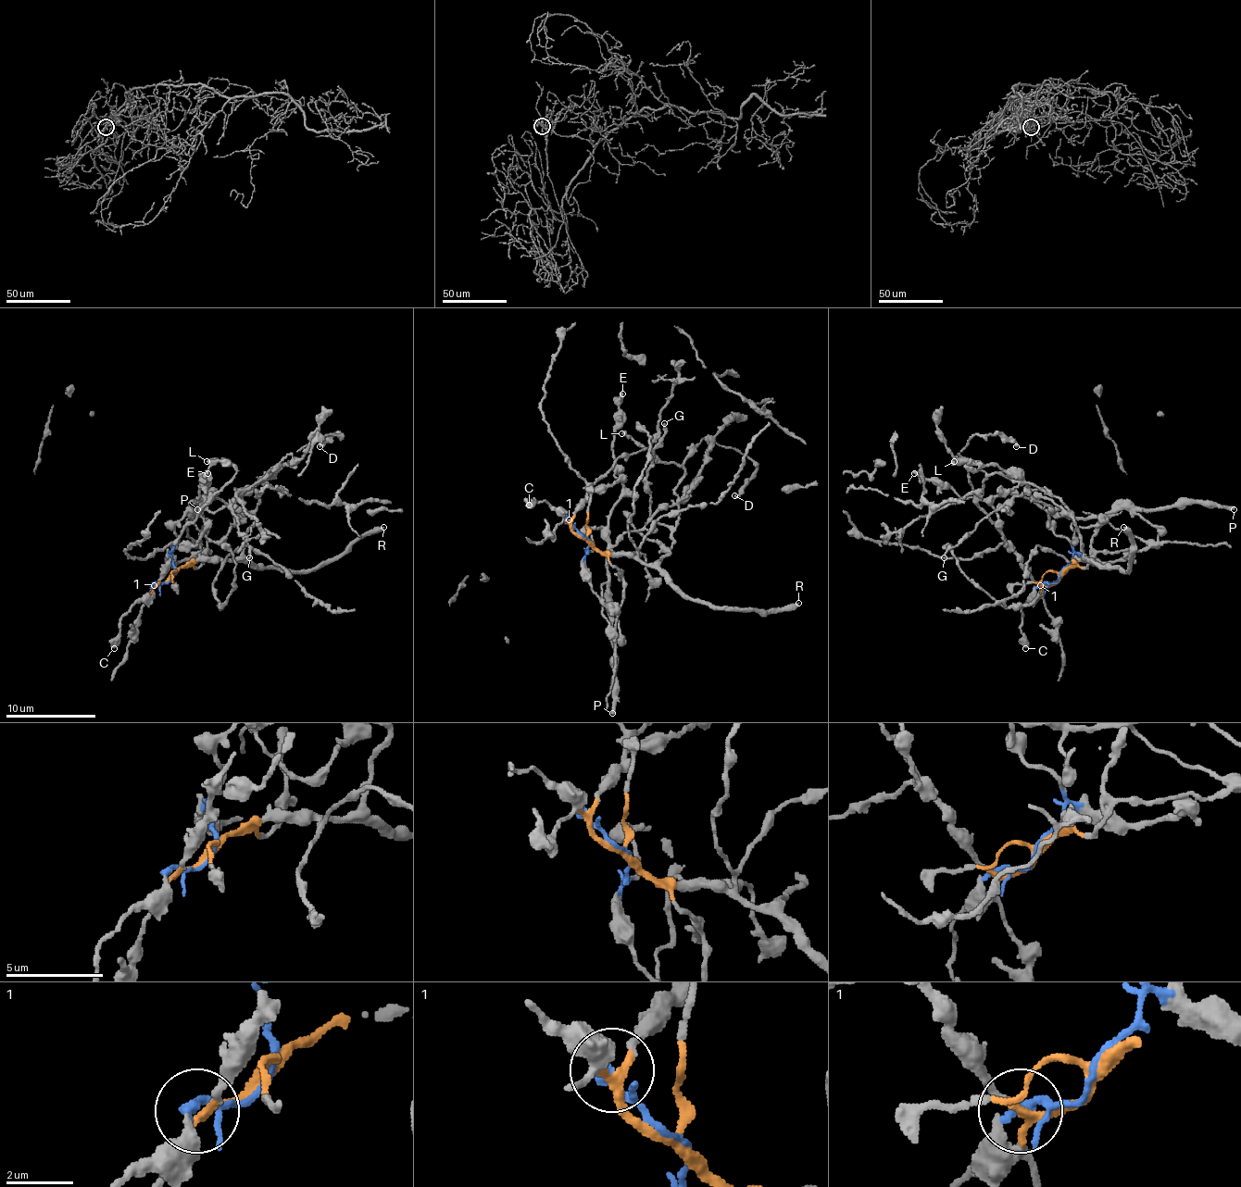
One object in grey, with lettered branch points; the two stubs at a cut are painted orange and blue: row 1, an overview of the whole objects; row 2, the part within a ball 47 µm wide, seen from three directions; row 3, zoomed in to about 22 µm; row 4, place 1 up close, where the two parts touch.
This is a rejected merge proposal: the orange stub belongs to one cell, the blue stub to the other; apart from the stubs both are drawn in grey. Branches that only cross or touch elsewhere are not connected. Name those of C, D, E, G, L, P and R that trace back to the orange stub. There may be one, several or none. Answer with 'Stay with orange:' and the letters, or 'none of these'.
Stay with orange: D, G, L, R

